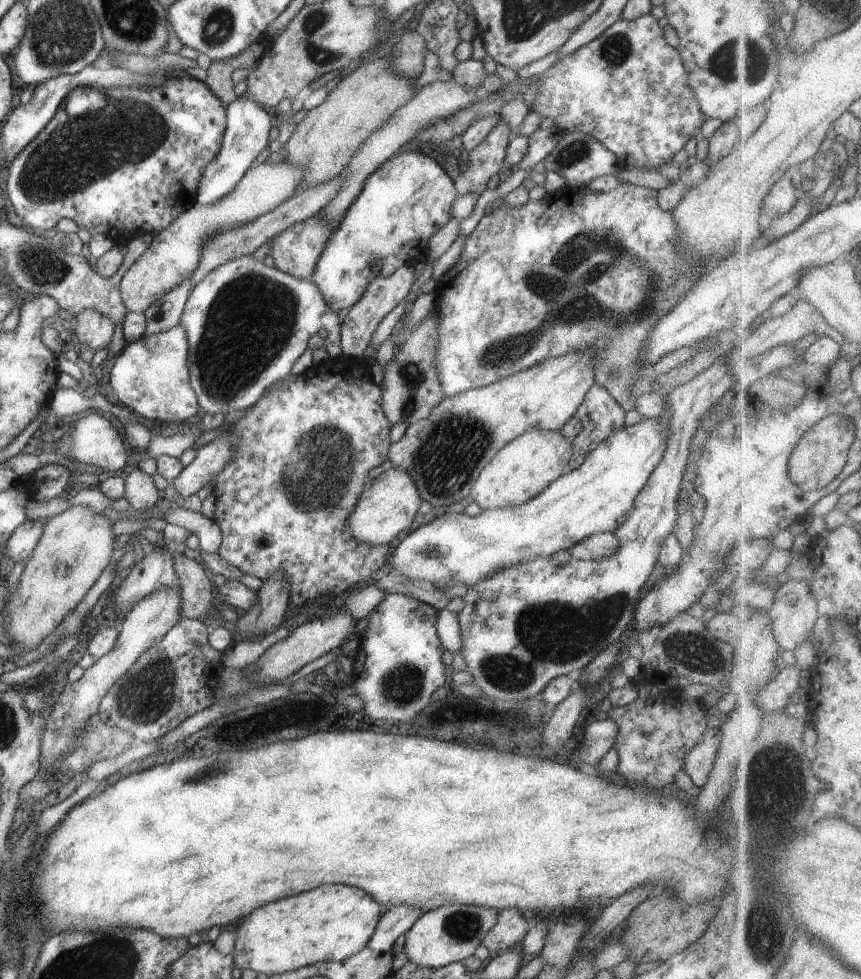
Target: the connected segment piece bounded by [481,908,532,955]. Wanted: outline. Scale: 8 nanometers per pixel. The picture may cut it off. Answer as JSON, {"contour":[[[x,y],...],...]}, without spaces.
{"contour":[[[517,908],[500,910],[497,923],[486,933],[481,944],[486,946],[492,955],[496,955],[504,949],[512,949],[520,944],[531,926],[532,922],[524,918],[523,911]]]}

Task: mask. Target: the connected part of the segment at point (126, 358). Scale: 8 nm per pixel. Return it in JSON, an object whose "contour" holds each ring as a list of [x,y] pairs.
{"contour":[[[181,323],[165,333],[155,335],[144,334],[141,339],[133,343],[126,343],[112,366],[108,384],[112,387],[115,400],[118,404],[128,408],[128,411],[135,412],[142,418],[157,423],[174,423],[177,425],[188,424],[202,415],[196,393],[190,384],[189,370],[187,367],[187,354],[190,346],[187,343],[186,331]]]}

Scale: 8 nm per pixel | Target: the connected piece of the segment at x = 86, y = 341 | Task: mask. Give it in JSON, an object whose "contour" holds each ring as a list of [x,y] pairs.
{"contour":[[[84,309],[76,316],[75,335],[80,344],[89,346],[92,350],[98,350],[109,346],[114,334],[115,323],[98,312],[96,309]]]}

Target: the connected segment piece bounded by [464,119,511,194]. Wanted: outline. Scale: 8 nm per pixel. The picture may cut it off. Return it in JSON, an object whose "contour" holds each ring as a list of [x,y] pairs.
{"contour":[[[500,119],[490,134],[470,152],[471,163],[465,170],[464,176],[470,178],[474,192],[482,194],[488,188],[486,185],[492,176],[496,177],[502,166],[505,166],[510,137],[508,123],[504,119]]]}

